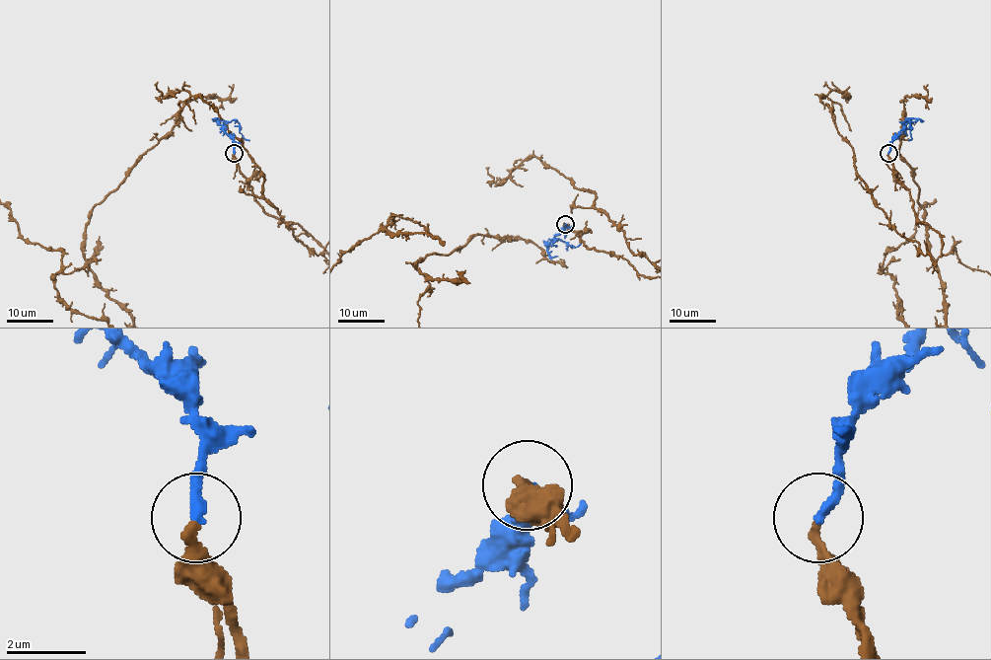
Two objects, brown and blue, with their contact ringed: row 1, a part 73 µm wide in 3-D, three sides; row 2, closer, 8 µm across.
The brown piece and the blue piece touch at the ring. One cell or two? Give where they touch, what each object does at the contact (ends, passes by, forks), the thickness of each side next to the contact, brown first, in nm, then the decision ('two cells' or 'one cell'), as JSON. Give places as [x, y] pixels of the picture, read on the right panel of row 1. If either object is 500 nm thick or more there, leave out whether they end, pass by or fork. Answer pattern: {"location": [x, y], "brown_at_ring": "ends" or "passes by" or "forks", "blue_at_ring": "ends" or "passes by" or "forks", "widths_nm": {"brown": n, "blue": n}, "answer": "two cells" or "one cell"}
{"location": [888, 153], "brown_at_ring": "ends", "blue_at_ring": "ends", "widths_nm": {"brown": 280, "blue": 260}, "answer": "one cell"}

